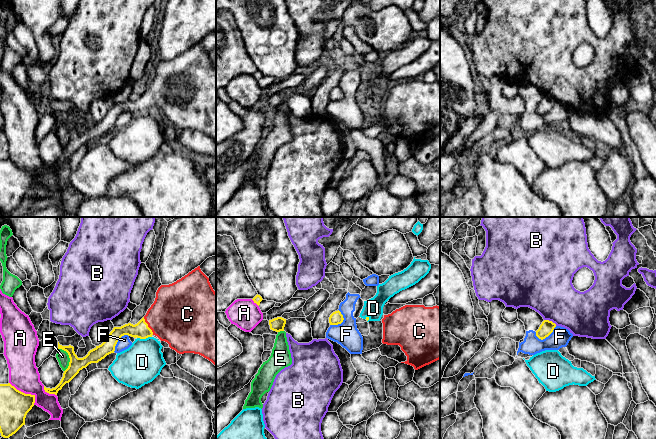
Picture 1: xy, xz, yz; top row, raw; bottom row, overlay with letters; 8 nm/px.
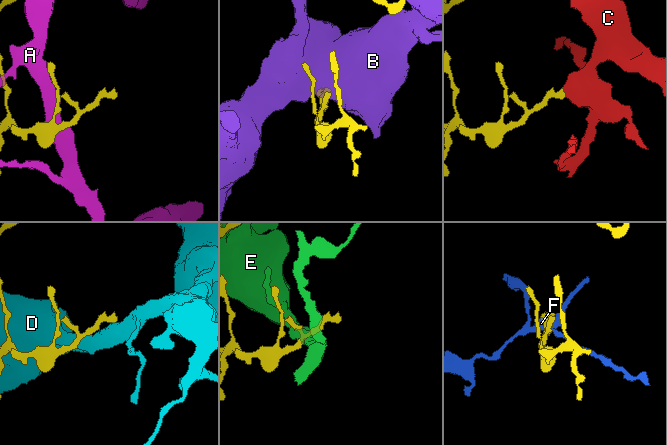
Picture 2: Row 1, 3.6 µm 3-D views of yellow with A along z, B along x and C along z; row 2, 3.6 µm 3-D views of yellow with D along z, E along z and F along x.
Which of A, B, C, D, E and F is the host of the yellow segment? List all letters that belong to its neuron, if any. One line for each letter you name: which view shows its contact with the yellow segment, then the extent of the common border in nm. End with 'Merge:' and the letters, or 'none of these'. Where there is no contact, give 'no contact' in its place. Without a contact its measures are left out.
C: meets yellow in xy; contact 170 nm long
Merge: C

